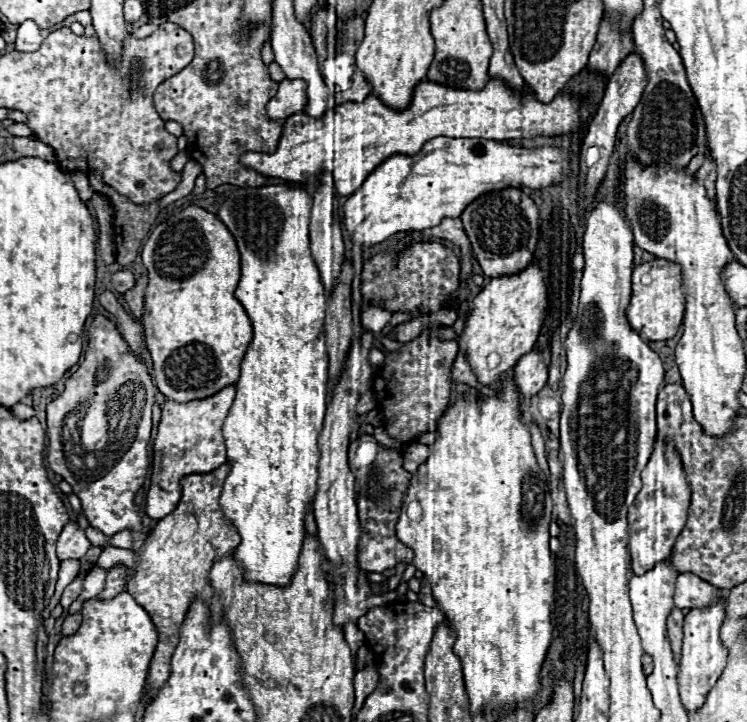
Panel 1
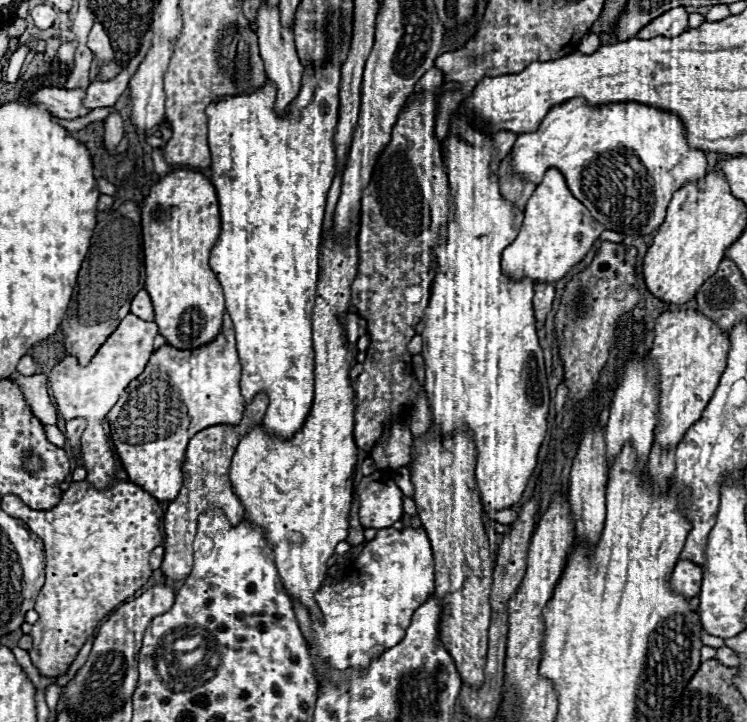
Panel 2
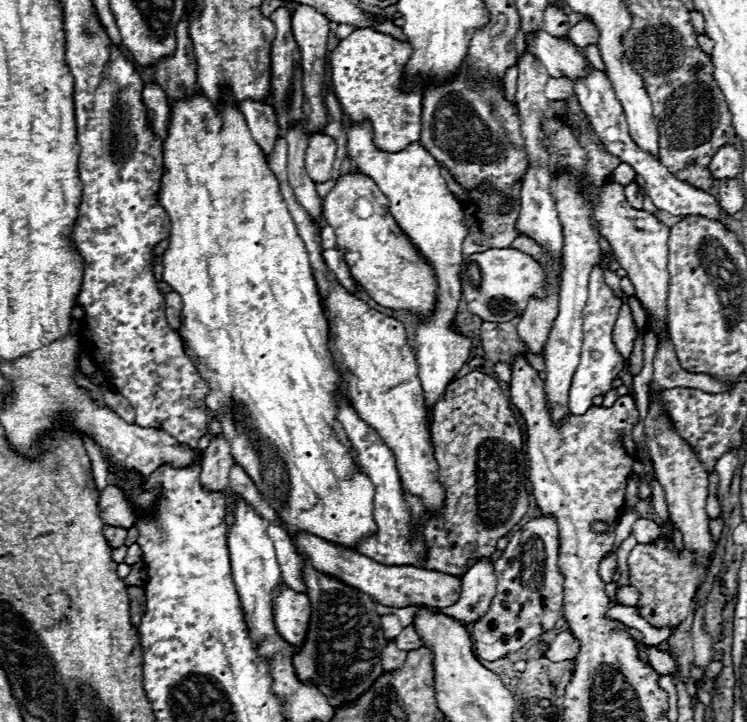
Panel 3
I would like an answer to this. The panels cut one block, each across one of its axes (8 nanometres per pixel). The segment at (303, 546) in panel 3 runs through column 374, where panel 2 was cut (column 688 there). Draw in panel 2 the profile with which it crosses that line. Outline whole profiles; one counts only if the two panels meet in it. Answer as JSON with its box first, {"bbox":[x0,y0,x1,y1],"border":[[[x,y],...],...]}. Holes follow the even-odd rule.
{"bbox":[670,560,702,600],"border":[[[678,560],[670,578],[670,590],[690,600],[698,596],[700,586],[702,586],[702,568],[688,560]]]}

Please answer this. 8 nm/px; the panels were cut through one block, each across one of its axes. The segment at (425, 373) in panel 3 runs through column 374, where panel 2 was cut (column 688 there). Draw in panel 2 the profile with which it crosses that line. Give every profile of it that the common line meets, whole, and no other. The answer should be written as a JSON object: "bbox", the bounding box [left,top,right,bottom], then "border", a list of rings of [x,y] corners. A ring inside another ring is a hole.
{"bbox":[510,98,708,236],"border":[[[572,98],[564,104],[554,106],[546,114],[546,118],[542,120],[536,132],[520,134],[516,138],[510,166],[514,170],[514,176],[534,184],[542,182],[546,170],[550,168],[560,170],[574,198],[580,200],[588,208],[588,212],[608,230],[626,236],[648,236],[664,222],[666,206],[670,204],[674,192],[688,182],[702,180],[706,176],[708,164],[702,150],[692,150],[688,146],[686,130],[680,118],[668,112],[636,102],[588,106],[582,98]]]}

